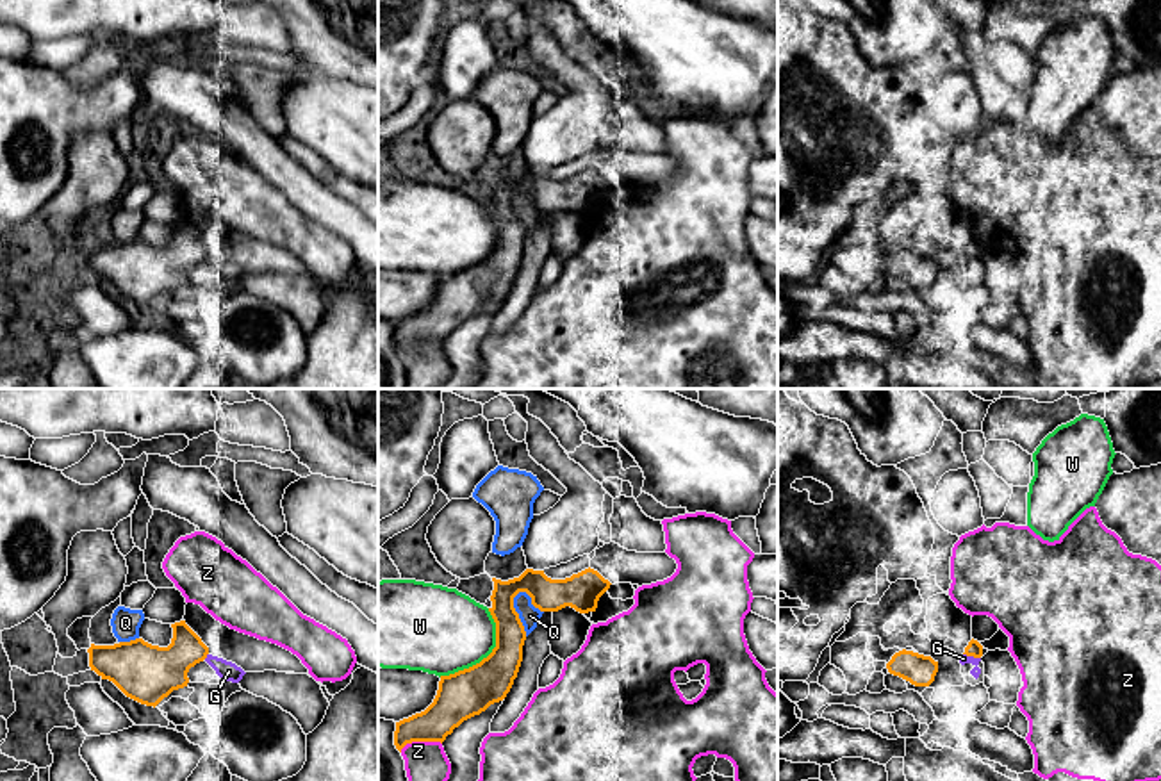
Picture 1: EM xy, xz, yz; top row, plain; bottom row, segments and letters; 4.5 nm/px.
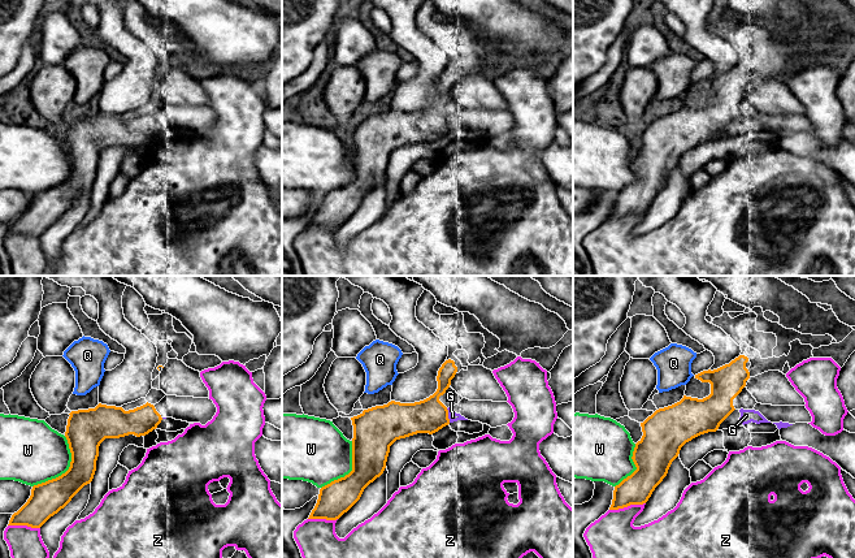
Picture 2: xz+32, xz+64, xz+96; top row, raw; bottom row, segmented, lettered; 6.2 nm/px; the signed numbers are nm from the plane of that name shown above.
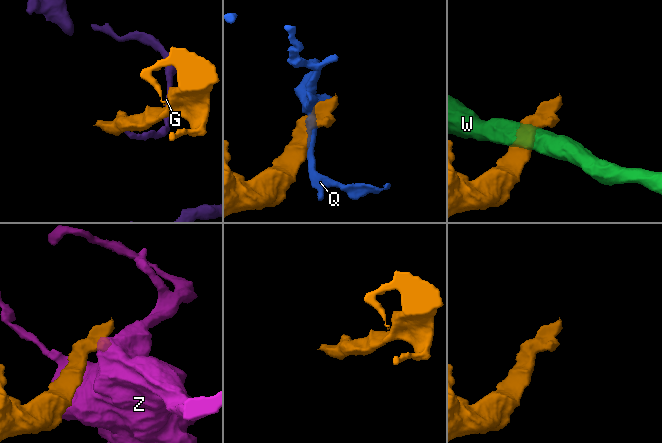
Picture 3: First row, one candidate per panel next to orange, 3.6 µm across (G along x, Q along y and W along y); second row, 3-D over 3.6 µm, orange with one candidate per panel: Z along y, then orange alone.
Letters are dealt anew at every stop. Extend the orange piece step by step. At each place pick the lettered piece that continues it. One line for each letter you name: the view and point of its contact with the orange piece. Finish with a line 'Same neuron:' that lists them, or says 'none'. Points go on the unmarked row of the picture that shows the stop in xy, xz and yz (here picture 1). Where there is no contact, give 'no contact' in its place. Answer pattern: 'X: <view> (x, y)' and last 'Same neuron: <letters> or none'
Same neuron: none

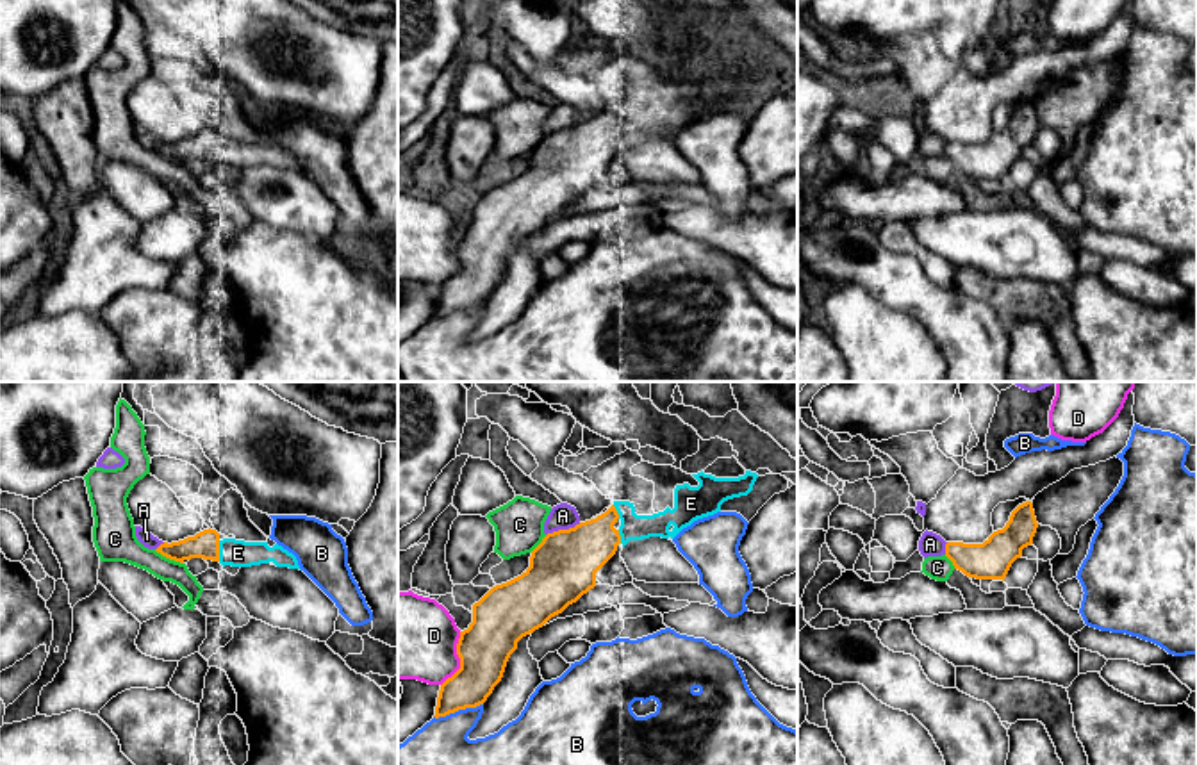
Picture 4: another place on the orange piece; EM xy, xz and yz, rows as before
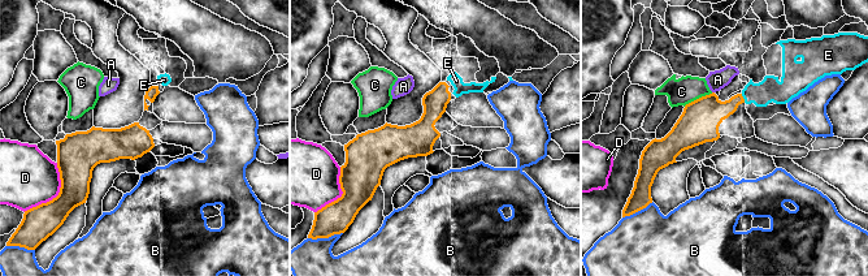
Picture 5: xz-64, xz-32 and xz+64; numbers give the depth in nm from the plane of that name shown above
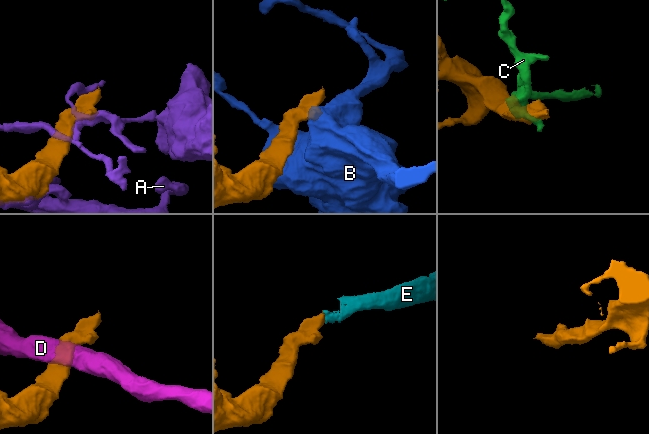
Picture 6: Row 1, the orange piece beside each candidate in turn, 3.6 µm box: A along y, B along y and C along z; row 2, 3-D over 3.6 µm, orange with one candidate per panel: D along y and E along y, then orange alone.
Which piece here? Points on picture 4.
E: xy (218, 152)
Same neuron: E

